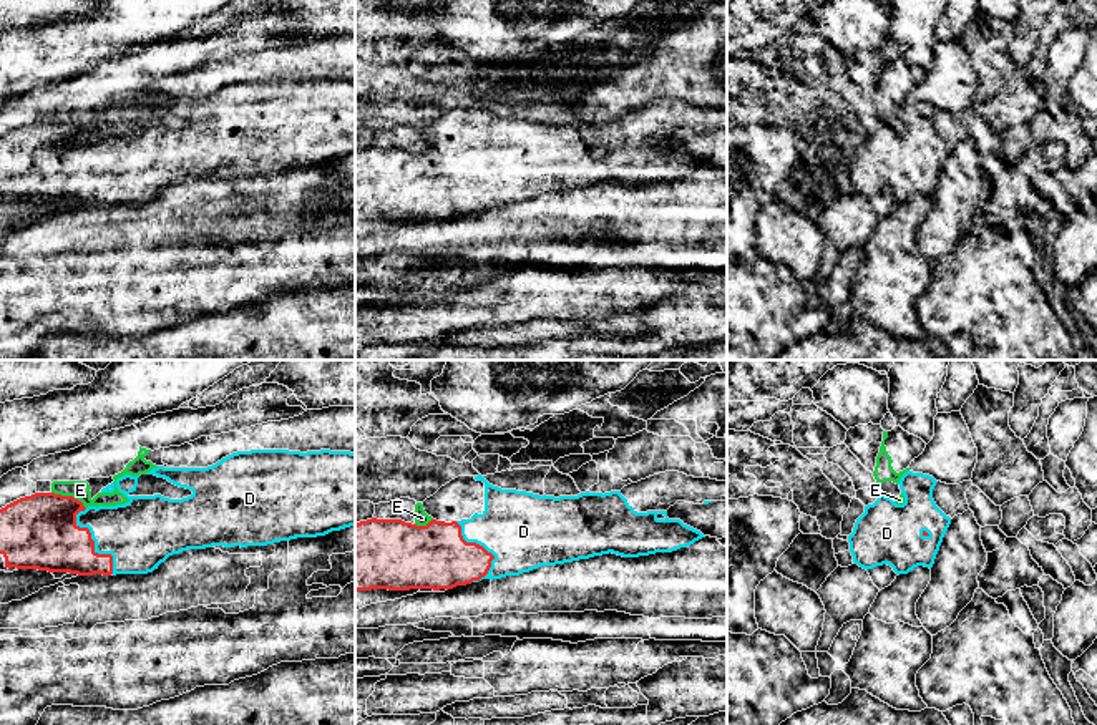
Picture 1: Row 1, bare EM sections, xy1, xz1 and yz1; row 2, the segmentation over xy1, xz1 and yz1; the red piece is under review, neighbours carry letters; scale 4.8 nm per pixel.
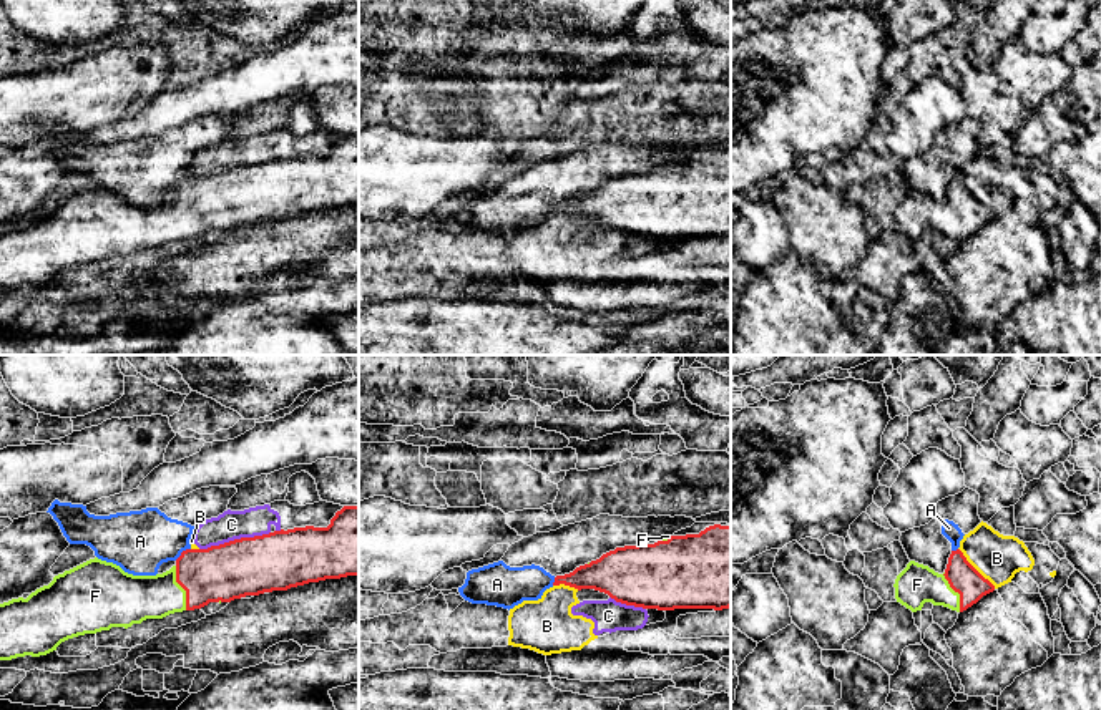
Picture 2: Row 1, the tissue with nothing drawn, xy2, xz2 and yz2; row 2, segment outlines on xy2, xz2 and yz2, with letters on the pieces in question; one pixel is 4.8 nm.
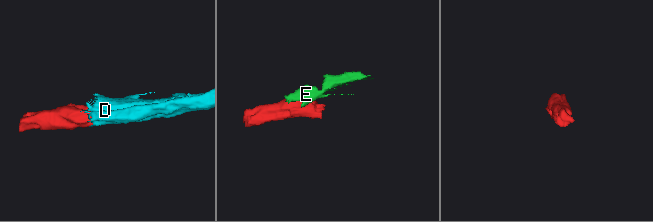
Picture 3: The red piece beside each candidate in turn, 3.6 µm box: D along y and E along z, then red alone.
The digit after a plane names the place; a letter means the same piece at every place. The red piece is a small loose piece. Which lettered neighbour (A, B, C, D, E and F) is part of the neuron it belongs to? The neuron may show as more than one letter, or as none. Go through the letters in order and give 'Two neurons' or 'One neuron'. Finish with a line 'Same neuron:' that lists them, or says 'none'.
A: Two neurons
B: Two neurons
C: Two neurons
D: One neuron
E: Two neurons
F: One neuron
Same neuron: D, F

